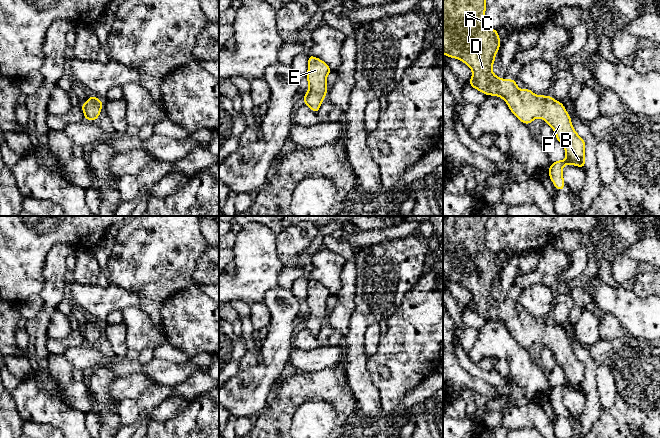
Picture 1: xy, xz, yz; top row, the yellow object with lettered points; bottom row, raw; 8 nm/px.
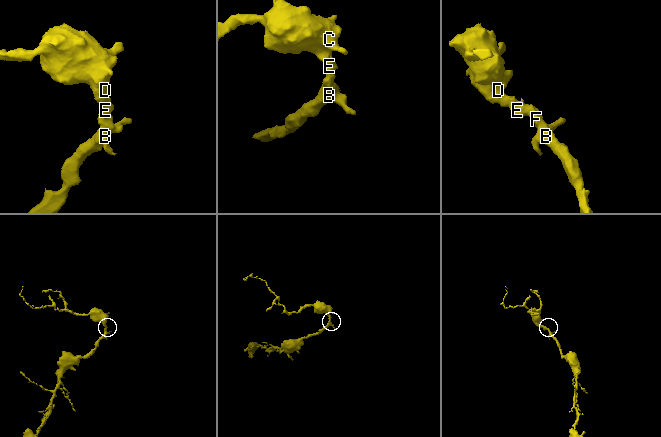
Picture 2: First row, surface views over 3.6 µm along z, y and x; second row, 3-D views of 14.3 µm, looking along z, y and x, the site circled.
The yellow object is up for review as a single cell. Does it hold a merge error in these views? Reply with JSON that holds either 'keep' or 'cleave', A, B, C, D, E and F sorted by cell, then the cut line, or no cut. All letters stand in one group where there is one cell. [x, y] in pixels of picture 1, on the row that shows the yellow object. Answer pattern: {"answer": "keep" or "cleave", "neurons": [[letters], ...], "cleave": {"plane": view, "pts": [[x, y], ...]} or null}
{"answer": "keep", "neurons": [["A", "B", "C", "D", "E", "F"]], "cleave": null}

